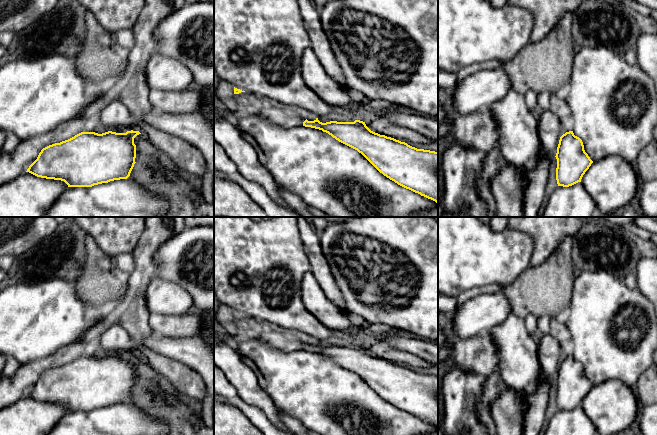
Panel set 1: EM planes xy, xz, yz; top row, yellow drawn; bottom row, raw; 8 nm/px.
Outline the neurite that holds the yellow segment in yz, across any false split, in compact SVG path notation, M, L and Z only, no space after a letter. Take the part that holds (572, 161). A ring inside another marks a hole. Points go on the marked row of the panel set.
M573 131L560 137L556 153L556 180L558 186L569 187L578 182L593 161L584 150L582 140Z

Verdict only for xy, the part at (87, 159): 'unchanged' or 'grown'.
unchanged

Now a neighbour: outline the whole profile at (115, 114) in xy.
M120 101L107 104L101 112L100 121L106 127L138 131L138 122Z

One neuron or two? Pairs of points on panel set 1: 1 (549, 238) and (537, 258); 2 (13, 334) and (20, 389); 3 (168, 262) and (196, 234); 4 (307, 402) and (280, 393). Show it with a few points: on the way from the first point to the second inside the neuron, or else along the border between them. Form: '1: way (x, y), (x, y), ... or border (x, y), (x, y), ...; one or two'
1: way (545, 243), (541, 253); one
2: border (44, 358), (32, 360), (21, 365); two
3: way (175, 255), (189, 241); one
4: way (300, 395), (298, 393), (287, 393); one

